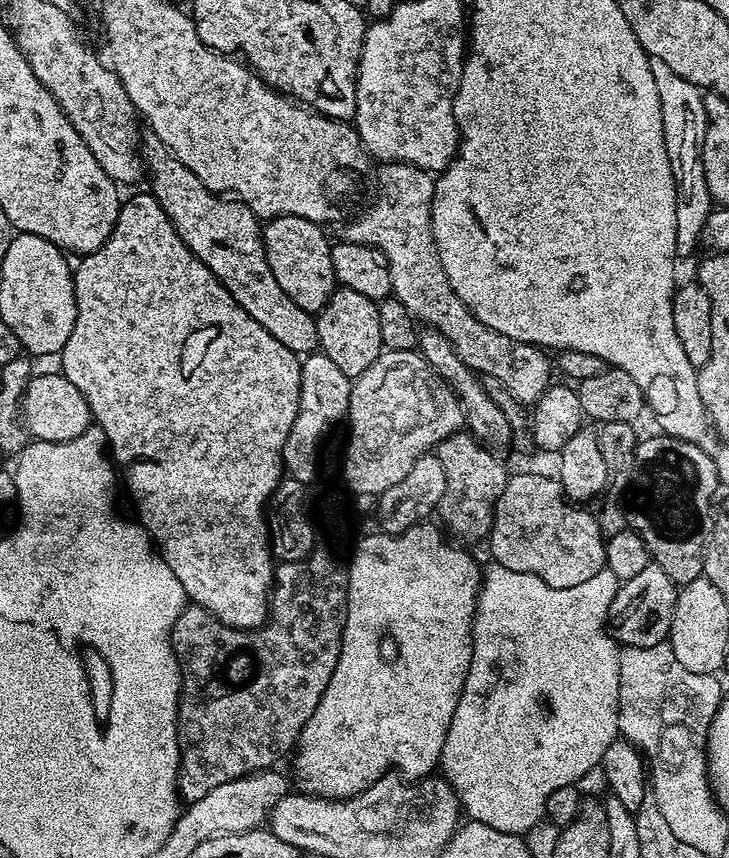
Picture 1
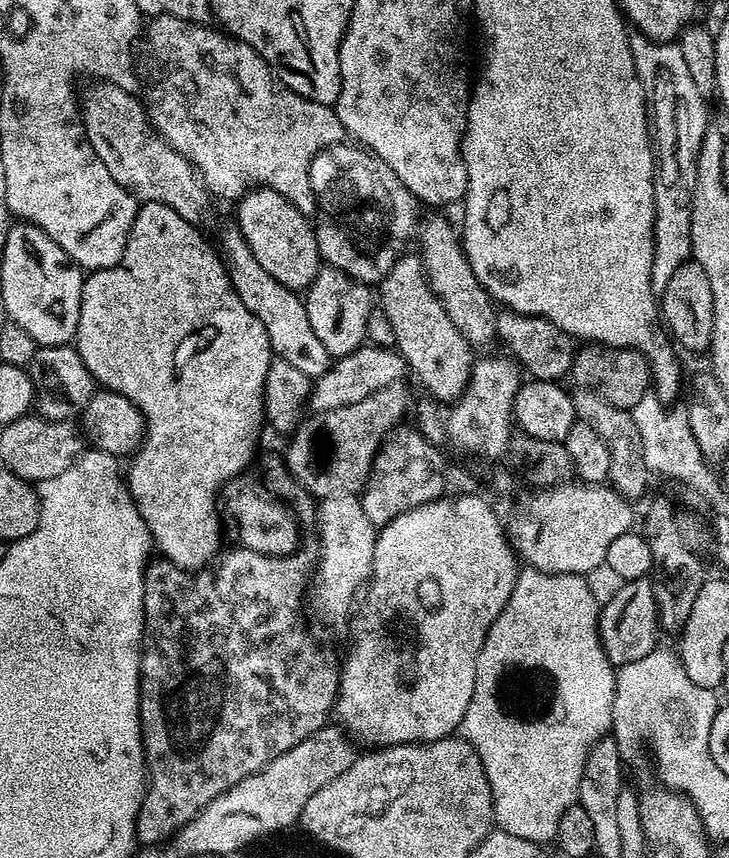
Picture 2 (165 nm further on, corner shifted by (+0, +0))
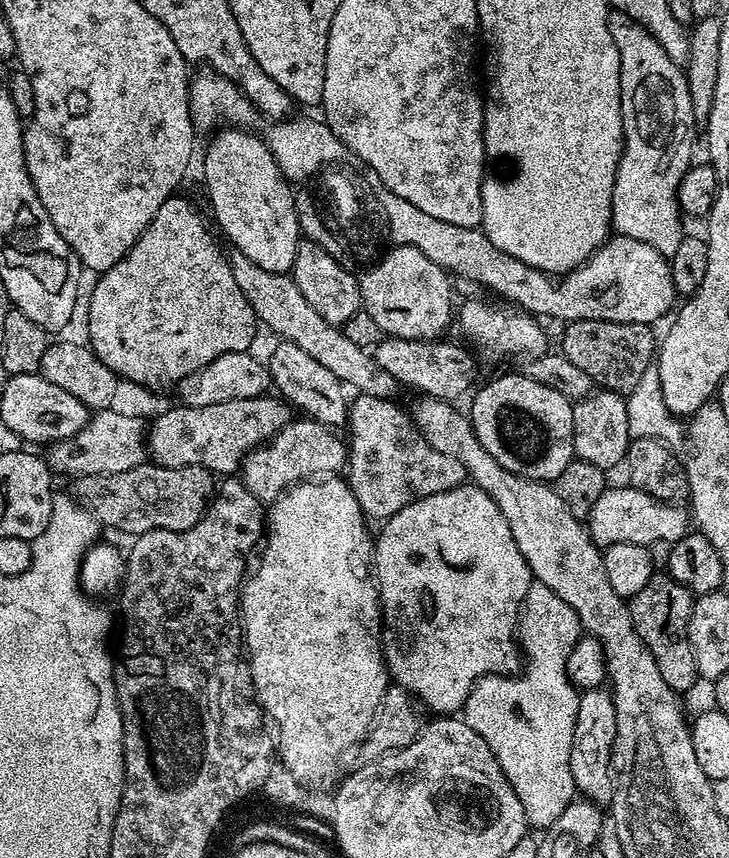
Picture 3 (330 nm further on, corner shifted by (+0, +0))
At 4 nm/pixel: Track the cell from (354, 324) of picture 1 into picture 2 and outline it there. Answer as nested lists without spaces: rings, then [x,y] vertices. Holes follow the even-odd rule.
[[[324,266],[306,289],[303,297],[306,318],[310,318],[310,327],[326,346],[329,357],[349,356],[359,348],[365,347],[368,339],[368,323],[374,311],[374,292],[367,284],[359,284],[354,278],[342,274],[342,270]]]

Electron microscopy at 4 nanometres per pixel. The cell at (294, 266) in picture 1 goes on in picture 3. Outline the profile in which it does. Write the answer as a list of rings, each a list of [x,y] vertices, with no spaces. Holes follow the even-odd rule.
[[[230,126],[217,131],[212,138],[204,152],[204,184],[208,187],[208,204],[212,207],[217,226],[224,231],[225,238],[232,243],[231,247],[246,254],[254,266],[262,266],[262,270],[267,272],[291,273],[294,254],[298,254],[302,239],[293,185],[282,174],[268,143],[257,133],[255,136],[252,130]]]

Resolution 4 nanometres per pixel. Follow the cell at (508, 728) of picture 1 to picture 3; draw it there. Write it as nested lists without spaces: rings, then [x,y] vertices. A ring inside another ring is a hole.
[[[539,582],[533,583],[532,589],[526,594],[524,604],[520,607],[520,618],[518,621],[518,647],[522,653],[522,667],[518,674],[493,674],[484,676],[481,680],[477,680],[475,686],[470,690],[470,694],[466,698],[466,702],[462,709],[462,718],[468,723],[470,730],[477,732],[486,742],[486,746],[490,746],[490,750],[494,754],[494,758],[498,762],[502,774],[506,774],[506,778],[510,782],[514,794],[518,794],[518,798],[522,802],[522,810],[526,814],[529,825],[531,825],[533,829],[551,829],[555,819],[563,813],[563,810],[577,795],[576,783],[570,774],[570,746],[574,742],[574,726],[576,725],[576,715],[578,714],[580,692],[576,685],[568,679],[566,662],[570,658],[574,646],[579,642],[581,635],[582,629],[580,627],[578,614],[576,614],[575,611],[554,592],[554,590],[548,589],[546,585]]]

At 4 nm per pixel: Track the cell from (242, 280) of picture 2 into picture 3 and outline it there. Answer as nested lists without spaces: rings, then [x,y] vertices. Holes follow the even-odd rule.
[[[281,339],[276,349],[272,352],[272,357],[267,357],[266,363],[268,371],[272,374],[272,383],[275,391],[293,409],[301,408],[303,415],[310,420],[316,420],[319,424],[333,430],[340,430],[348,423],[349,401],[344,401],[345,385],[340,383],[338,378],[334,378],[334,374],[330,370],[326,370],[326,366],[315,358],[310,358],[310,354],[306,354],[306,350],[302,350],[299,346],[294,346],[288,340]]]

